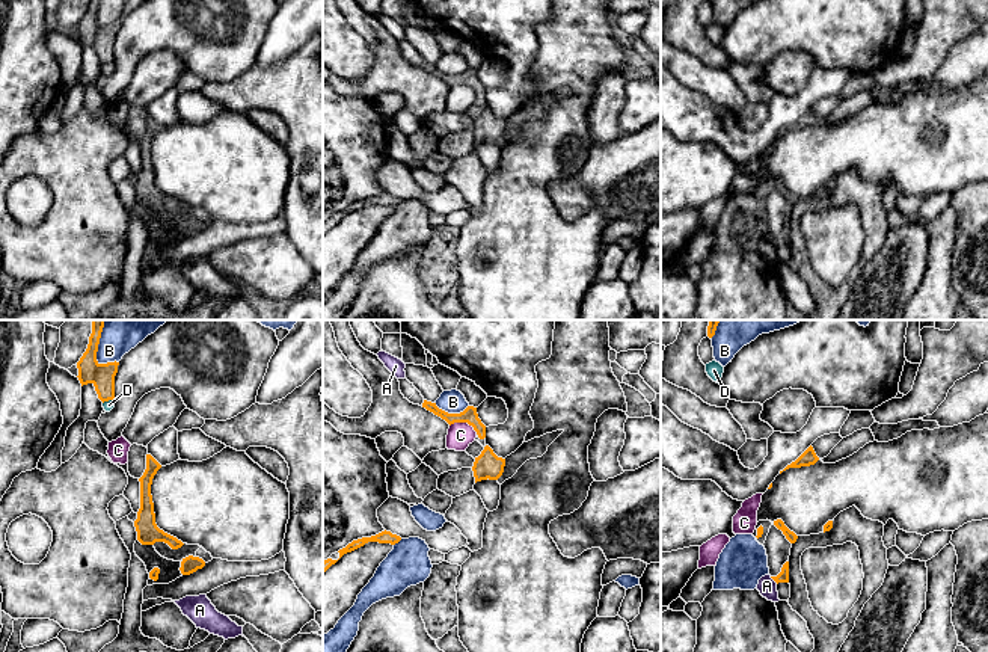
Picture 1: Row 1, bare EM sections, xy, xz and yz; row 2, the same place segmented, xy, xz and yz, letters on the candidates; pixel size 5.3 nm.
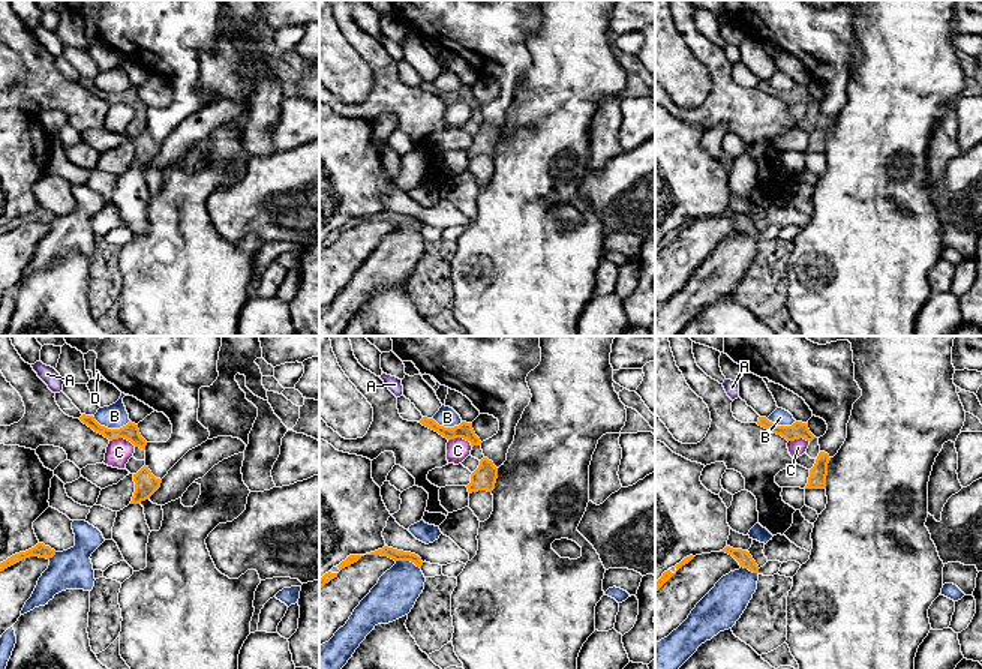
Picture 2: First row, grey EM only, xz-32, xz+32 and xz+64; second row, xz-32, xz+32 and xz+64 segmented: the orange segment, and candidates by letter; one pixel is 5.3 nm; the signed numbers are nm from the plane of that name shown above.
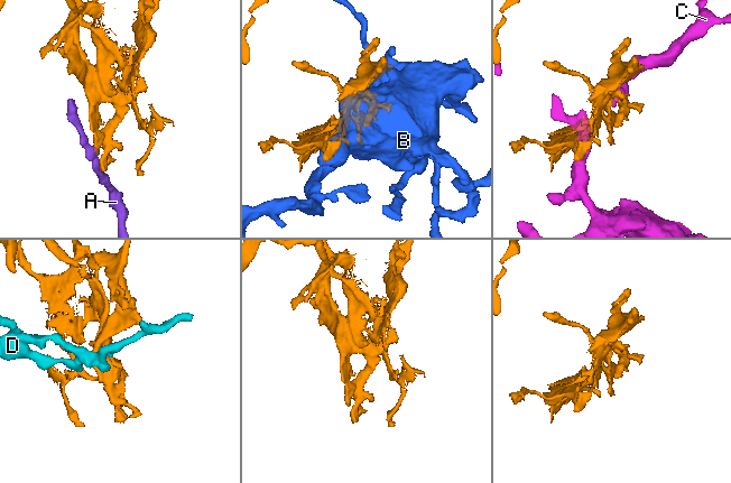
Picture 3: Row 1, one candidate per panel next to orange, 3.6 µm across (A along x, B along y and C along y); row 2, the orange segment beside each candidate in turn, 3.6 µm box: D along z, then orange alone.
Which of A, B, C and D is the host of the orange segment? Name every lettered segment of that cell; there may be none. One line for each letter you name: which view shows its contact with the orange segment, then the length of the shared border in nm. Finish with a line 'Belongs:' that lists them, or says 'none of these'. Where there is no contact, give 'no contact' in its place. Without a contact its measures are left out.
Belongs: none of these

